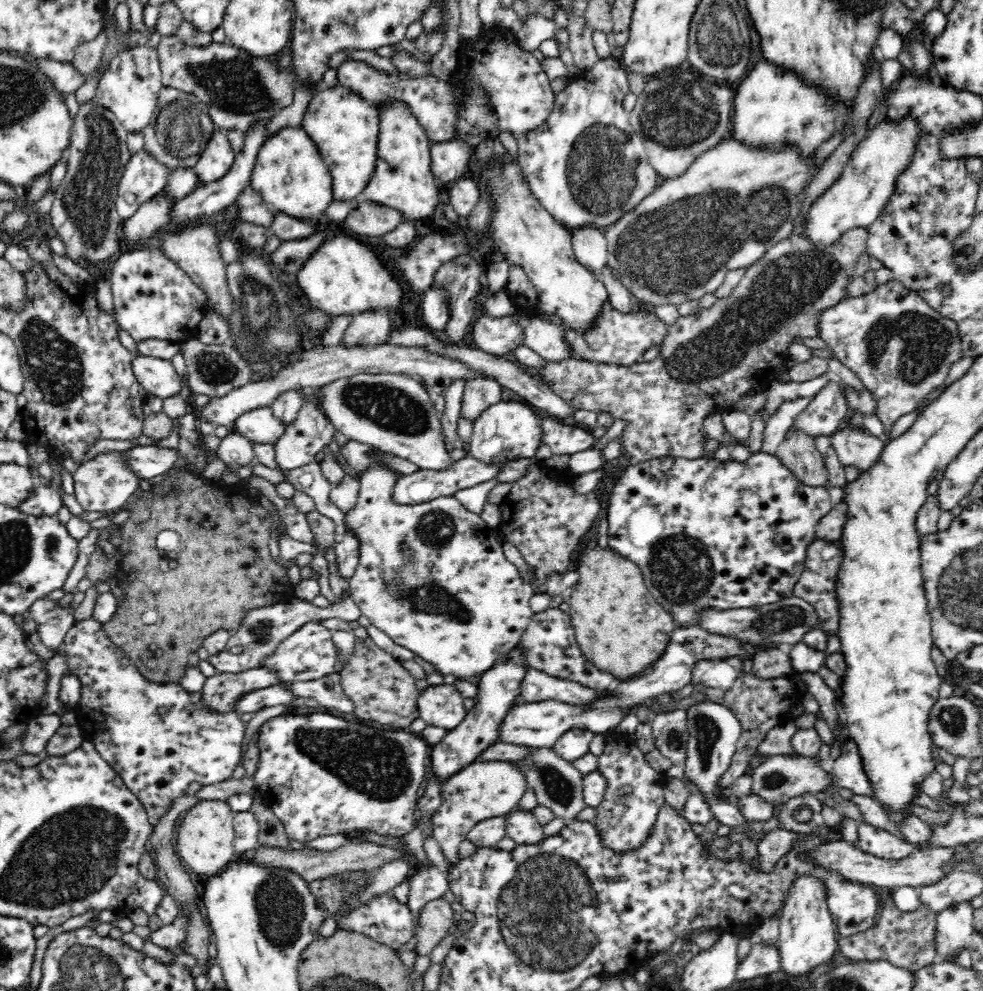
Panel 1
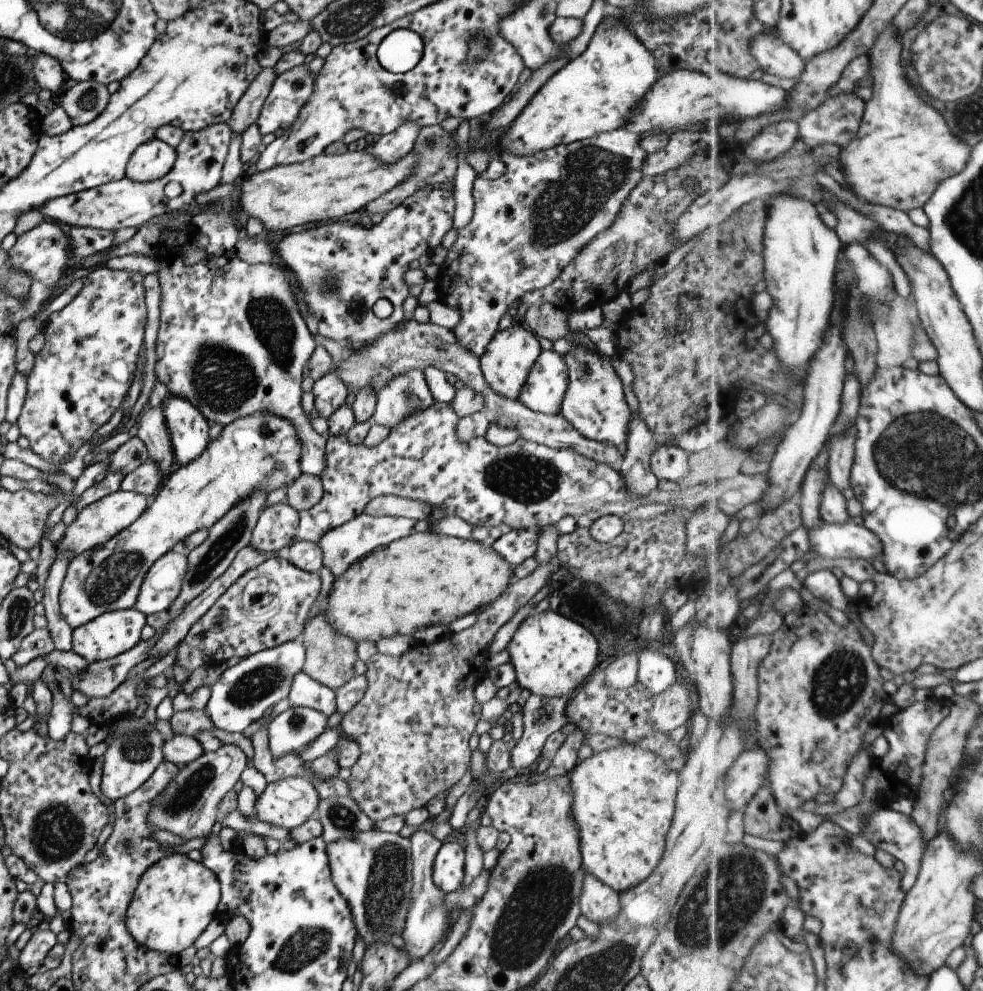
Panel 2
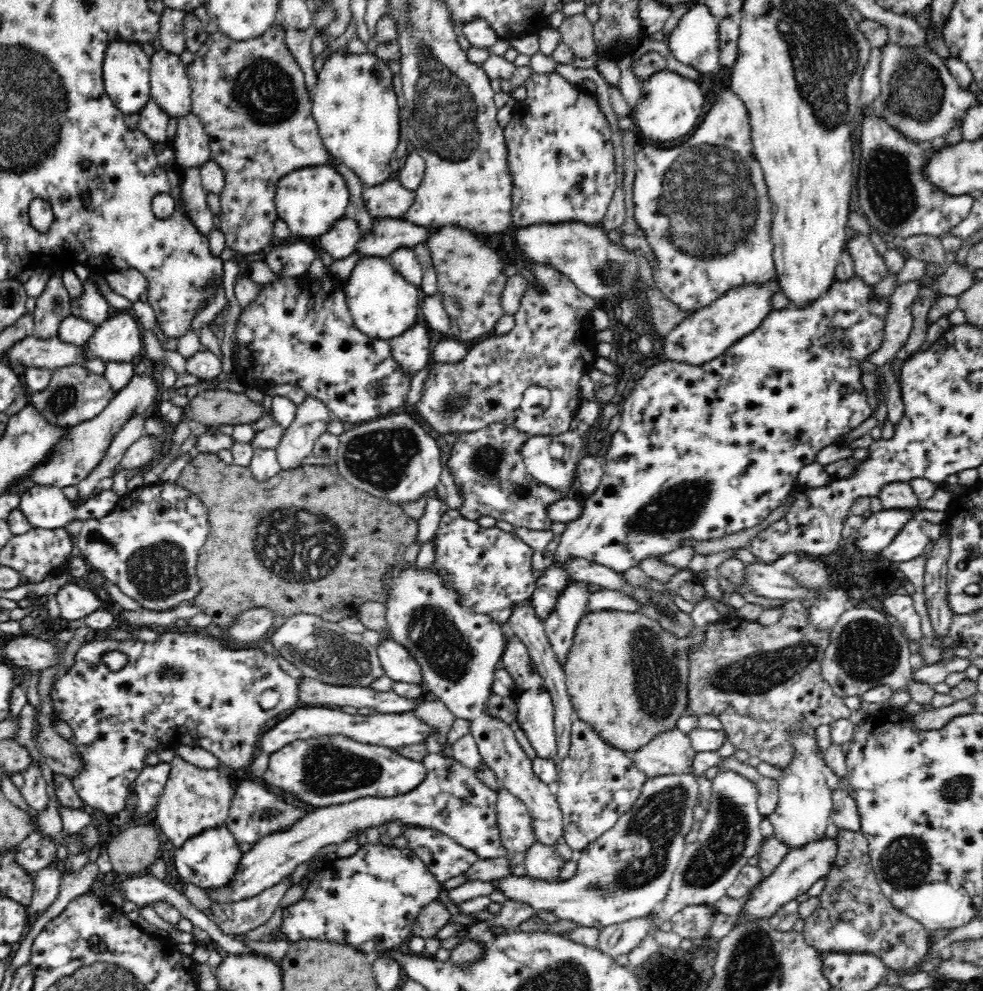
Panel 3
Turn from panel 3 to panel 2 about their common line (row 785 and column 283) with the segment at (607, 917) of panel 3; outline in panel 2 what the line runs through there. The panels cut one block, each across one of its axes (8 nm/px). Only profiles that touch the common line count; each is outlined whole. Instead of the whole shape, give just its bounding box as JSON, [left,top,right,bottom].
[203,637,305,732]

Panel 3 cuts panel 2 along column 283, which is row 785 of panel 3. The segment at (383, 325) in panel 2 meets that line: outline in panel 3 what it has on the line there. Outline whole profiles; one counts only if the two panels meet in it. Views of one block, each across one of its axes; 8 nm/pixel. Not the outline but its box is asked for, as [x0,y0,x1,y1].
[224,778,310,845]

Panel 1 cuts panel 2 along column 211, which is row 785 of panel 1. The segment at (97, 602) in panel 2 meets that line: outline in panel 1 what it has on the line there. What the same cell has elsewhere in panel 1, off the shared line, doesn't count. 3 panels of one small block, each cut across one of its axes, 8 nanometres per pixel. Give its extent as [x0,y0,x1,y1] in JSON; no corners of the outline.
[429,760,526,858]

